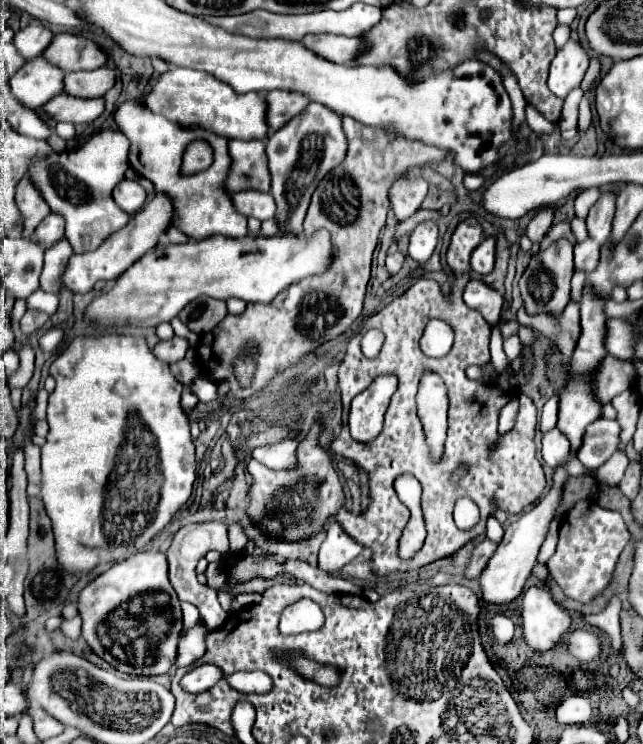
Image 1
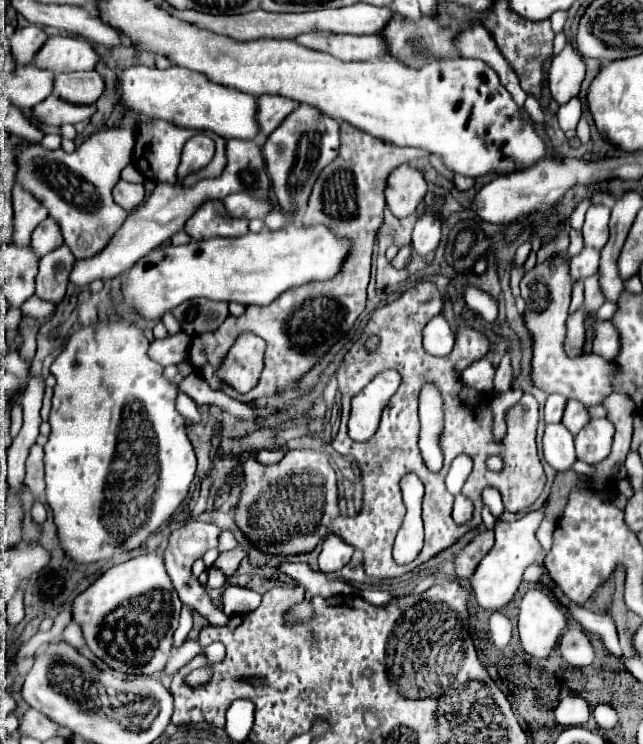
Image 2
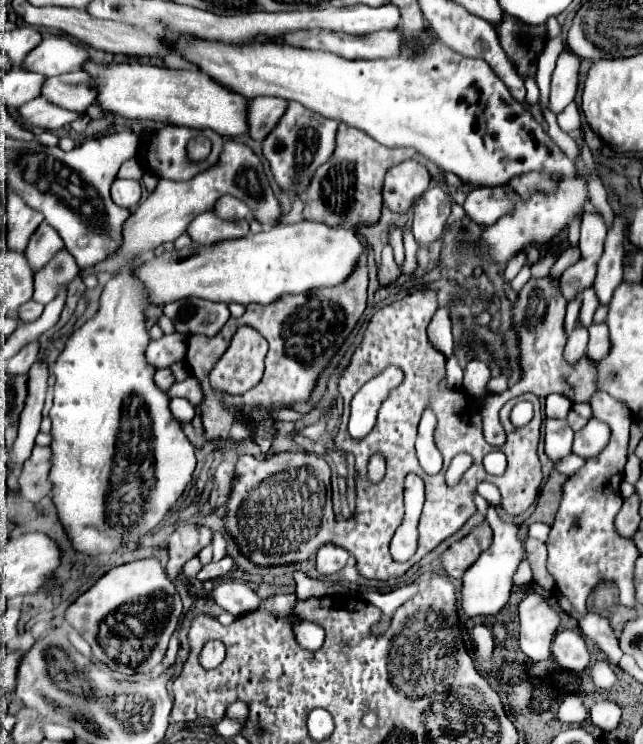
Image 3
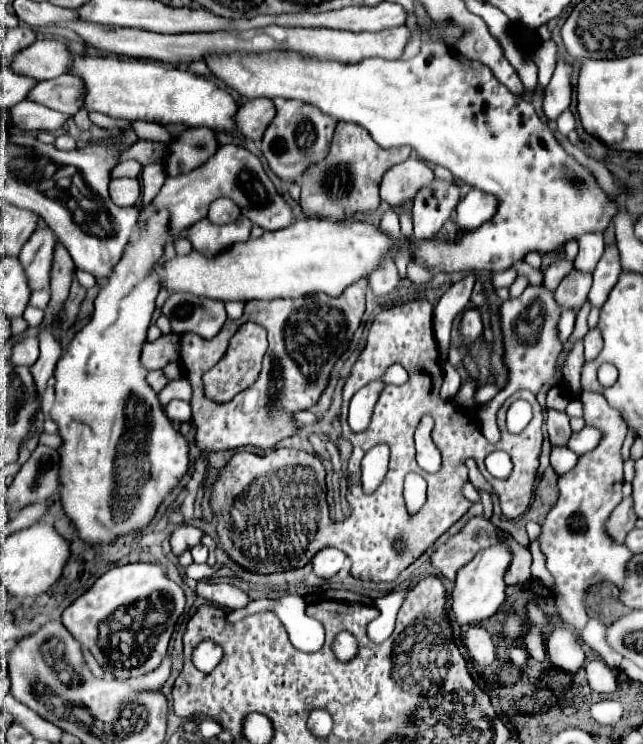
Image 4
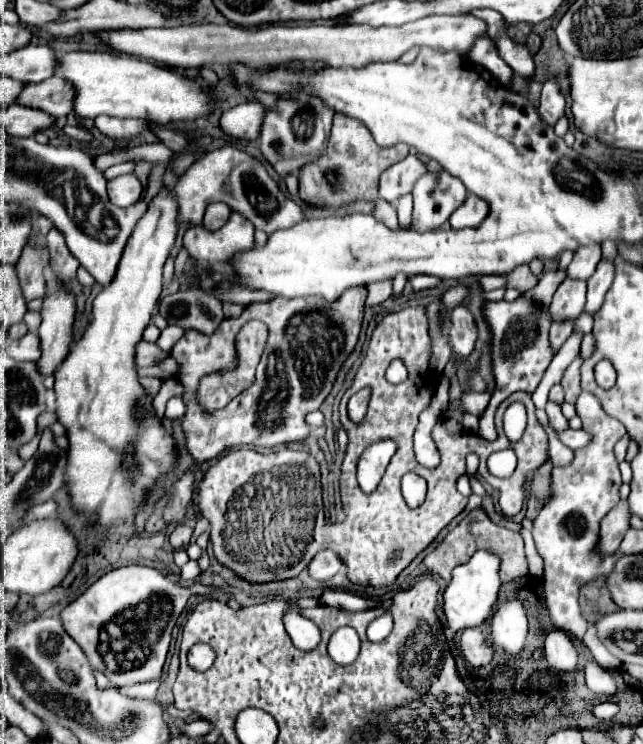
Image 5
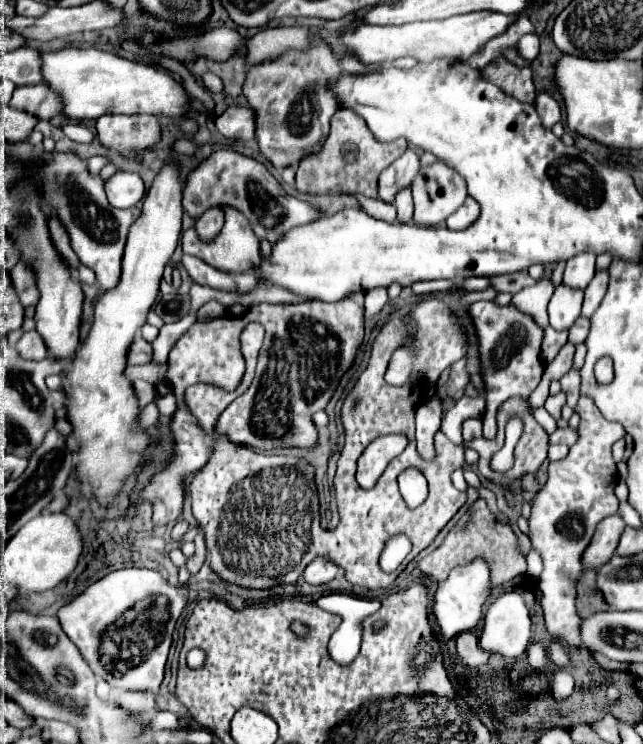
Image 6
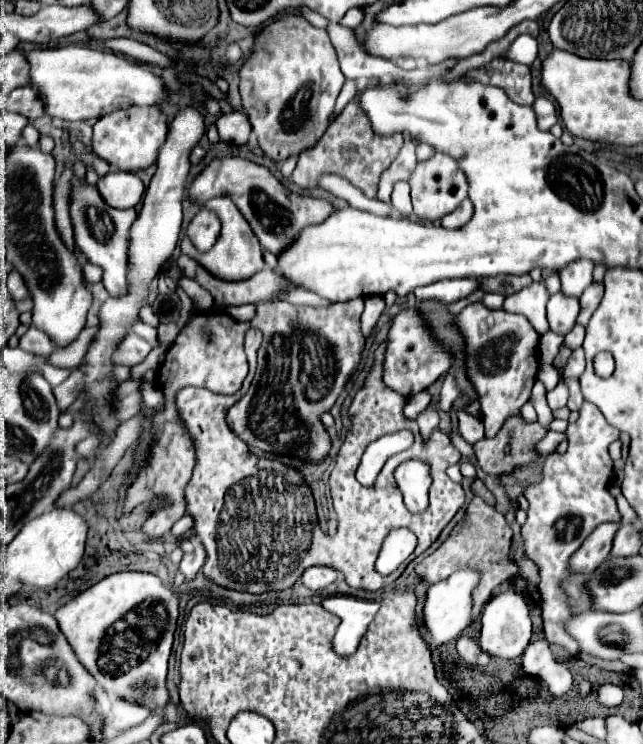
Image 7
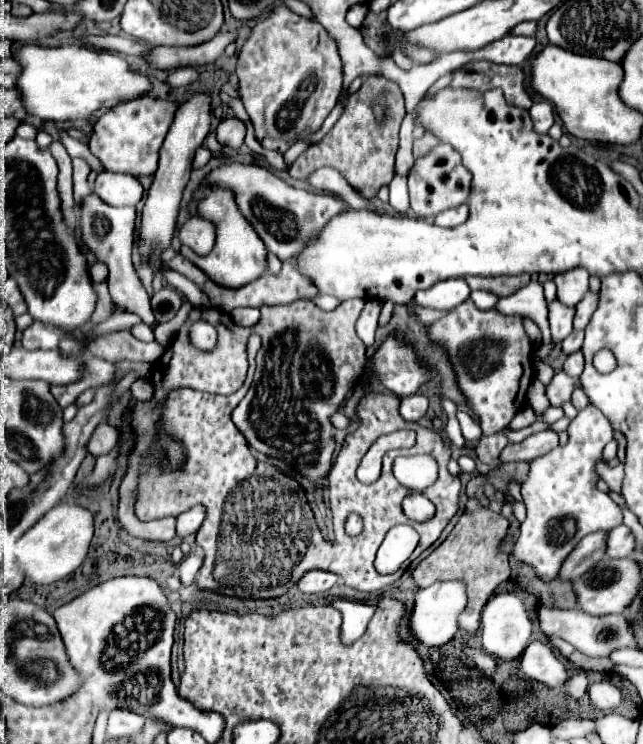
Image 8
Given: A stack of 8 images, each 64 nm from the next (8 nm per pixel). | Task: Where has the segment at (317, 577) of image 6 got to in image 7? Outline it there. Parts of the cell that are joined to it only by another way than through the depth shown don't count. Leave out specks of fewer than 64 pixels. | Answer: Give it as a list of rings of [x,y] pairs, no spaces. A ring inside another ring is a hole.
[[[310,566],[302,574],[304,586],[308,586],[312,590],[322,590],[322,588],[330,586],[336,578],[338,578],[338,570],[332,570],[330,566]]]

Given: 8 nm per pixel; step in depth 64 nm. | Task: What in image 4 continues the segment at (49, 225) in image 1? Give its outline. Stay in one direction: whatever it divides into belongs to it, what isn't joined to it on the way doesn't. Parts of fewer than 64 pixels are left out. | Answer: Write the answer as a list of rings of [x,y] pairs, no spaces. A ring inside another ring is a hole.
[[[36,228],[20,252],[20,262],[28,274],[30,288],[46,288],[50,284],[50,268],[56,248],[56,236],[48,228]]]

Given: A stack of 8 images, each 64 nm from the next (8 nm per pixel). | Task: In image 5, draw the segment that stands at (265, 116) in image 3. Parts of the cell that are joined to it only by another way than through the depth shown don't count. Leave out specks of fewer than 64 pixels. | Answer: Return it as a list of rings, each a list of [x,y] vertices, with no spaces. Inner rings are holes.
[[[250,100],[226,110],[220,116],[220,126],[226,134],[234,138],[256,140],[260,136],[260,128],[266,114],[268,110],[264,108],[264,104],[260,104],[258,100]]]

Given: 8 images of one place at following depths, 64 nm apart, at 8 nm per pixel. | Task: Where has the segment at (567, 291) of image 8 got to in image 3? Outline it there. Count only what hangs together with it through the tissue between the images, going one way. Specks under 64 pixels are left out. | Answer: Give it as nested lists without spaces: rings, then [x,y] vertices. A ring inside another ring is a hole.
[[[586,210],[582,218],[582,234],[580,234],[580,250],[582,258],[592,258],[592,262],[598,262],[598,258],[604,252],[604,240],[606,240],[606,222],[598,210]]]

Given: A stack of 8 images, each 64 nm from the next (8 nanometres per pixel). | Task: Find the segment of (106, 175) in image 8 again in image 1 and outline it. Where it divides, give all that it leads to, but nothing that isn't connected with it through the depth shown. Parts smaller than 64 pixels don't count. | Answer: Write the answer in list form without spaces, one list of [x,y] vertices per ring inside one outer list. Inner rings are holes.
[[[122,180],[114,190],[114,200],[124,212],[136,214],[146,202],[146,190],[134,180]]]

